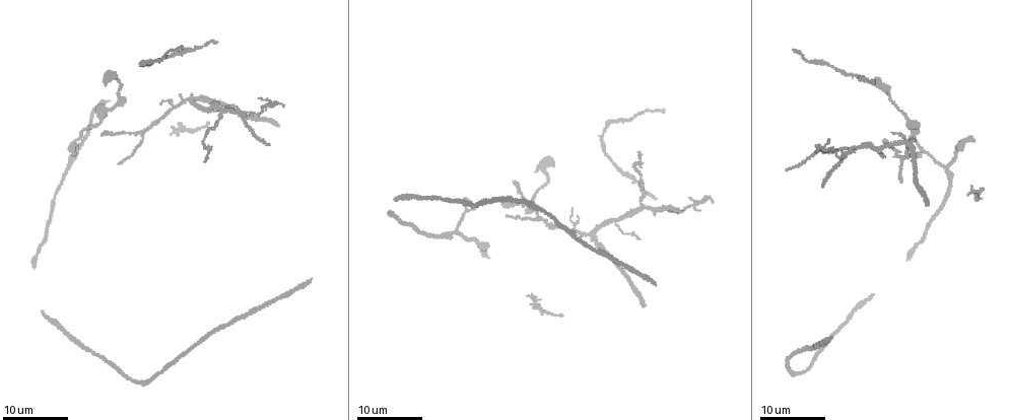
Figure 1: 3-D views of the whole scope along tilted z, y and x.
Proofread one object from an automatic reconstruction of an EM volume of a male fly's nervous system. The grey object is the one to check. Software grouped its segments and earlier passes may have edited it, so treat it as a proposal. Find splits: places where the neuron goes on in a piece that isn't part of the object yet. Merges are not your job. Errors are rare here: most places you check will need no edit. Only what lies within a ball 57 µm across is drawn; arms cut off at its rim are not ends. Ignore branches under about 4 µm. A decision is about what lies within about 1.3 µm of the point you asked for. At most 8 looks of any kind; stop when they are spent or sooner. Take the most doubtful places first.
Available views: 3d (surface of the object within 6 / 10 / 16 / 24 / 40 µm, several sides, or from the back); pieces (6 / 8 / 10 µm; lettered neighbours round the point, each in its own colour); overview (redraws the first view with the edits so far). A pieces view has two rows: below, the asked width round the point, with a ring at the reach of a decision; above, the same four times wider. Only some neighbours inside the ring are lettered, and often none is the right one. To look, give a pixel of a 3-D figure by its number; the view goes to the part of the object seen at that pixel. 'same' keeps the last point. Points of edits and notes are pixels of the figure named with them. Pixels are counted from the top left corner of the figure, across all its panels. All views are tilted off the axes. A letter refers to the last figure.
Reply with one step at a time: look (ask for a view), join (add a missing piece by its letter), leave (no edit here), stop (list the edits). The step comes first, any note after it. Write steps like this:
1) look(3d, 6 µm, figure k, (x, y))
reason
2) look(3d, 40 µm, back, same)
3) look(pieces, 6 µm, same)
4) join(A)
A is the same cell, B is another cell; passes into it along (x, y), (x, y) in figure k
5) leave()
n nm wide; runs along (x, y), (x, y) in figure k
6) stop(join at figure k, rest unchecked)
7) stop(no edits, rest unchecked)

look(3d, 24 µm, figure 1, (206, 161))

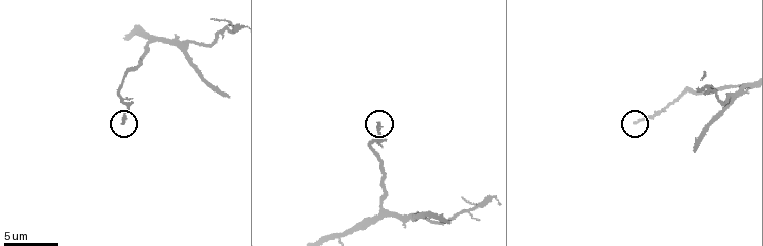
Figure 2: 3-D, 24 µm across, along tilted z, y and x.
look(pieces, 10 µm, figure 2, (124, 124))

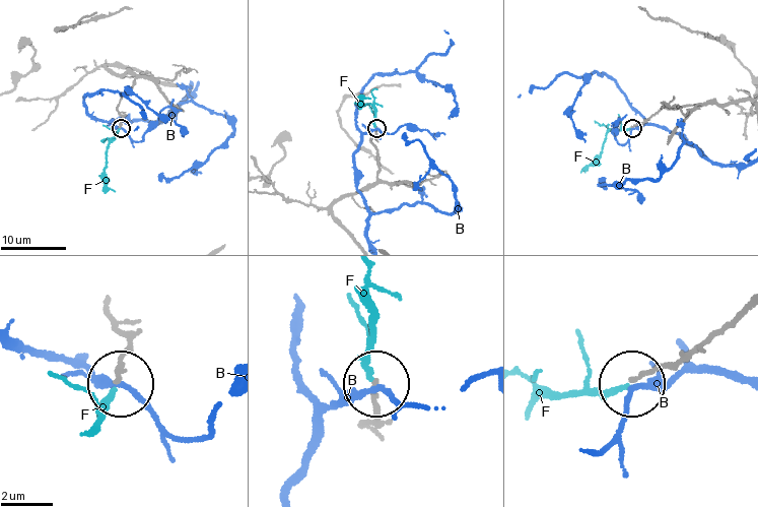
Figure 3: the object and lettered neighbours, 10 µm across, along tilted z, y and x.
leave()
B and F are other cells; runs along (348, 196), (376, 181), (377, 150), (370, 141), (375, 128) in figure 3; none of them fits

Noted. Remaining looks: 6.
look(3d, 6 µm, figure 2, (695, 148))

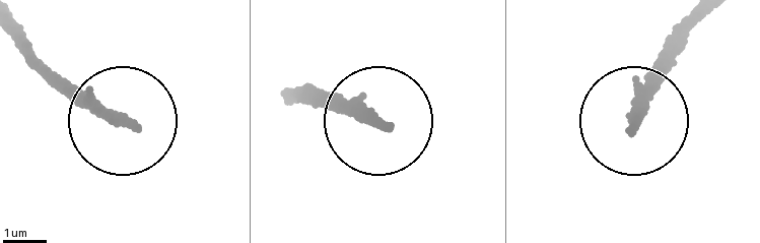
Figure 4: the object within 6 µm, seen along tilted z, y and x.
look(pieces, 8 µm, figure 4, (382, 125))
see the neighbours

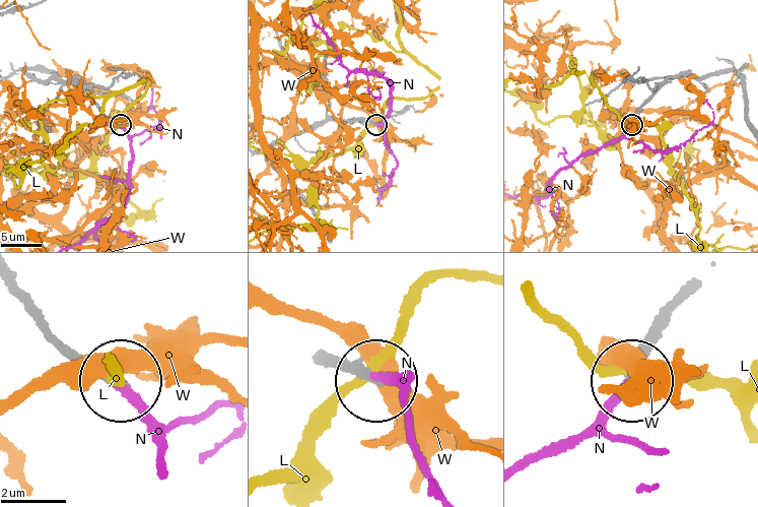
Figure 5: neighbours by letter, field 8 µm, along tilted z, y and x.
join(N)
240 nm wide; N is the same cell, L and W are other cells; passes into it along (677, 301), (612, 407), (569, 444), (523, 465) in figure 5; it goes on there

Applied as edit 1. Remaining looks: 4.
look(3d, 16 µm, figure 1, (102, 136))
free end

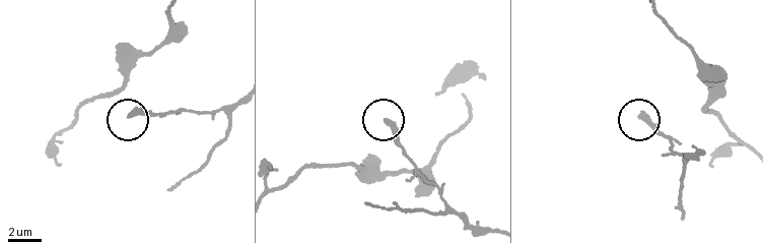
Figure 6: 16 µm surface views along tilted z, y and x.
look(pieces, 8 µm, figure 6, (130, 113))

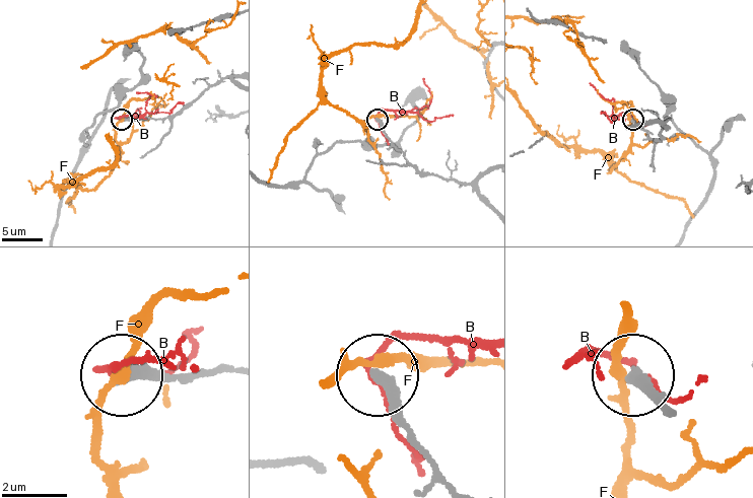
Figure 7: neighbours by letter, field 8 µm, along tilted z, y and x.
leave()
300 nm wide; B and F are other cells; no lettered piece goes on from it

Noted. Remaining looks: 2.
look(3d, 16 µm, figure 1, (117, 164))
thin end

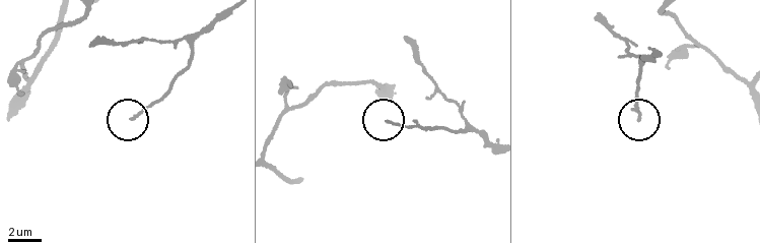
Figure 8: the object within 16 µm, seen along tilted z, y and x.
look(pieces, 8 µm, figure 8, (389, 121))

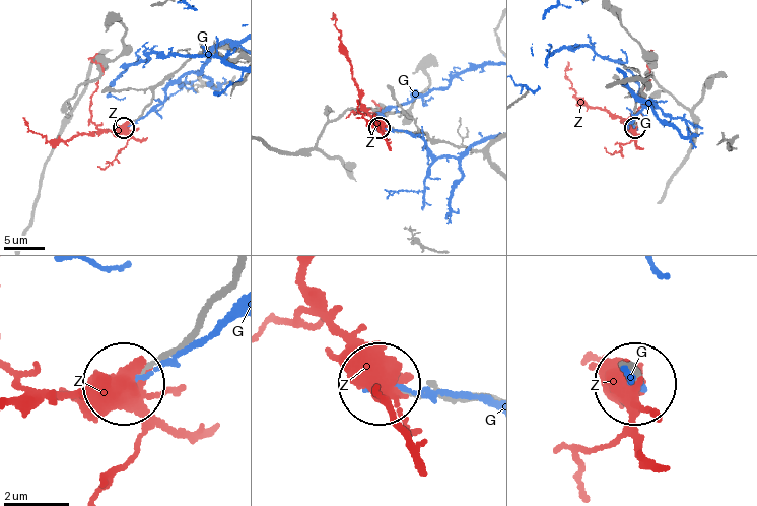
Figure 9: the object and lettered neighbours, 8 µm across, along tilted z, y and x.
leave()
G and Z are other cells; no lettered piece goes on from it

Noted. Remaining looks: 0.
stop(join at figure 5, rest unchecked)

